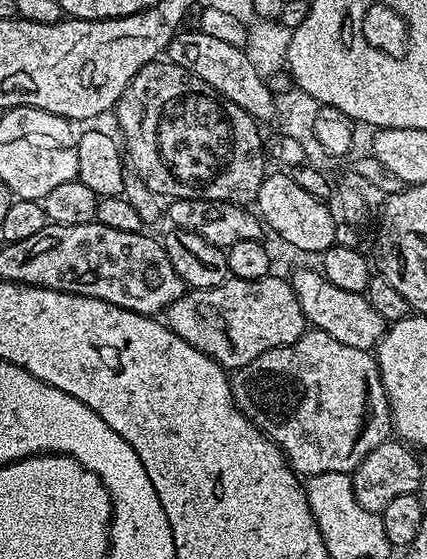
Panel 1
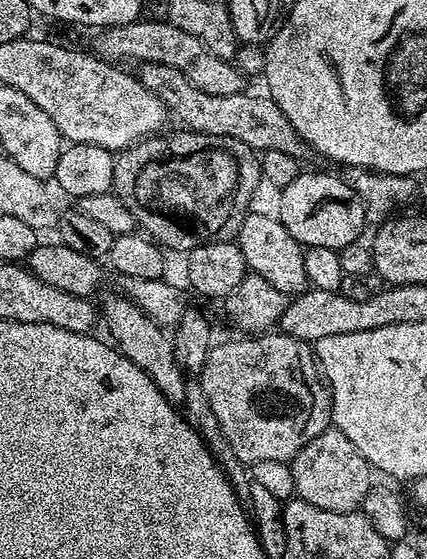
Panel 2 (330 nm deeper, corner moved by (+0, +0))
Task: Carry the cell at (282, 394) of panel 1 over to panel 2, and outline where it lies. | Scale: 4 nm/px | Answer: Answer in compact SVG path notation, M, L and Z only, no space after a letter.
M272 330L267 334L252 334L247 338L240 339L244 340L228 340L225 344L220 344L220 342L213 343L210 354L206 358L206 366L198 374L198 379L202 384L202 388L206 390L207 397L210 398L211 409L214 410L215 417L218 418L222 434L226 436L227 441L230 442L230 445L234 448L234 452L242 462L248 465L263 461L288 464L300 453L302 446L306 446L306 442L318 438L318 434L322 434L330 427L332 419L332 398L316 363L313 345L307 340L299 340L279 330Z

